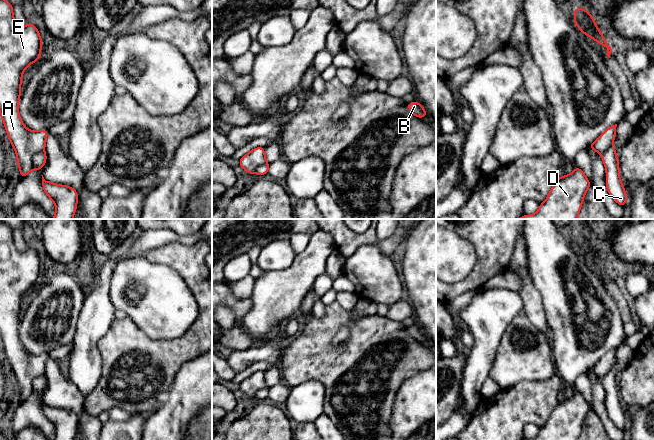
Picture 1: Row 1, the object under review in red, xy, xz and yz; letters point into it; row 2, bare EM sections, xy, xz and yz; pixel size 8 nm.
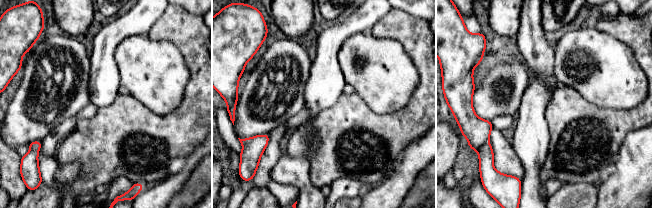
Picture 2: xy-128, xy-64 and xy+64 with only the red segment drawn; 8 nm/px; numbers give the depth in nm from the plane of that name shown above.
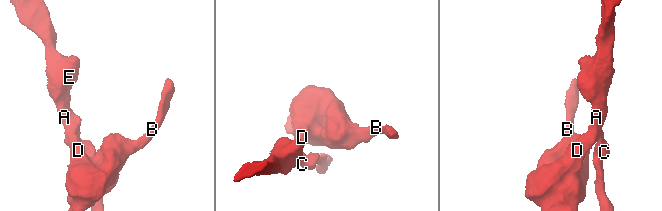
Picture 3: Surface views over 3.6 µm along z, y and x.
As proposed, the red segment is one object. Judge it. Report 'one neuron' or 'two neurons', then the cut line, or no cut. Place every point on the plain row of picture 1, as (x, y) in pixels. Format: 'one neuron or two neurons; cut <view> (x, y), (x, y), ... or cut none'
two neurons; cut xy (43, 374), (33, 380), (33, 390), (31, 392)

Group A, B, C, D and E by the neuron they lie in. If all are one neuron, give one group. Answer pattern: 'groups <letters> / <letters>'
groups A B D E / C

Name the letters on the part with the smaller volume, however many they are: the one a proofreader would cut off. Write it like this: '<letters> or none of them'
A, B, D, E

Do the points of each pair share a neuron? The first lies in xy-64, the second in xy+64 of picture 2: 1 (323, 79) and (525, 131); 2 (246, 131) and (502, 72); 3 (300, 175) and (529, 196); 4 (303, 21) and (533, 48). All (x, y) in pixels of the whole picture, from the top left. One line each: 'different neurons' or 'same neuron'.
1: same neuron
2: same neuron
3: different neurons
4: different neurons

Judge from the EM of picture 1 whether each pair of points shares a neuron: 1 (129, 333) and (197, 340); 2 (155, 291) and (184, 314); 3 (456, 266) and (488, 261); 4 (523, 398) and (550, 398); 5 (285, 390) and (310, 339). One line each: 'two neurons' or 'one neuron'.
1: one neuron
2: one neuron
3: two neurons
4: one neuron
5: two neurons

